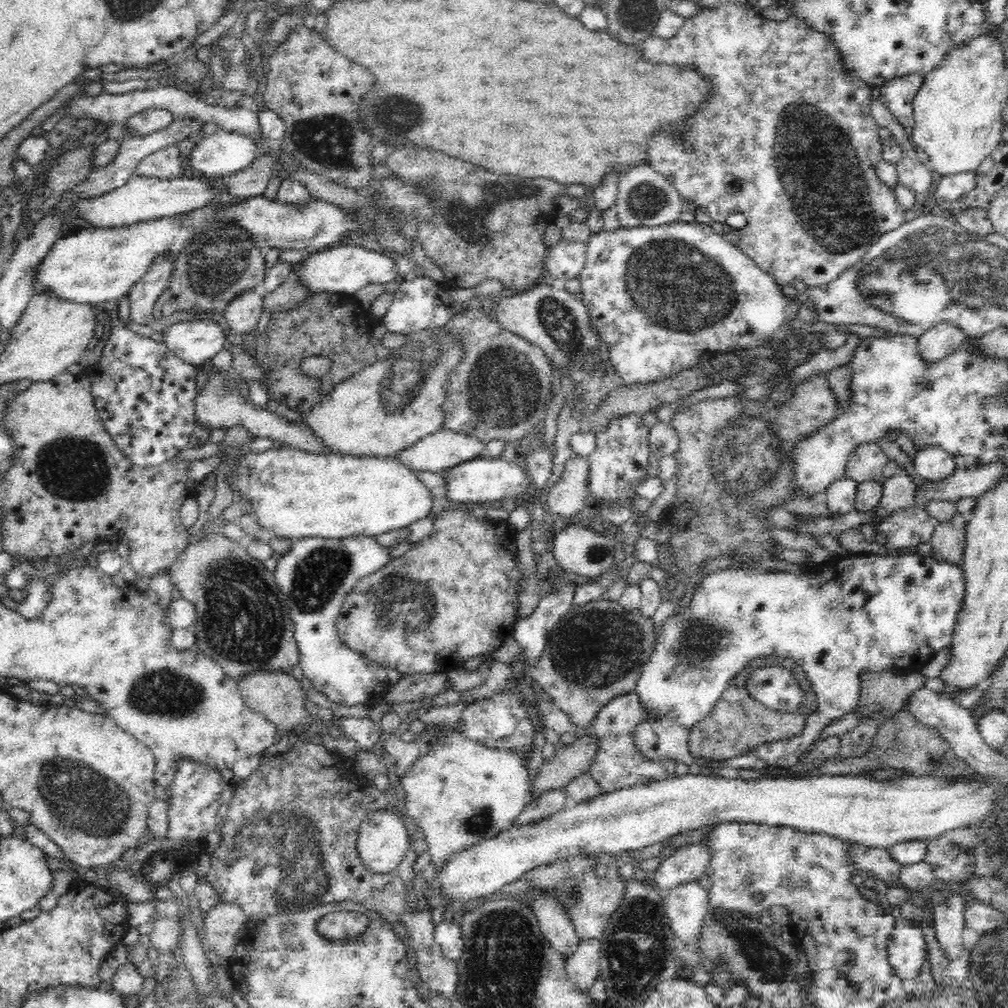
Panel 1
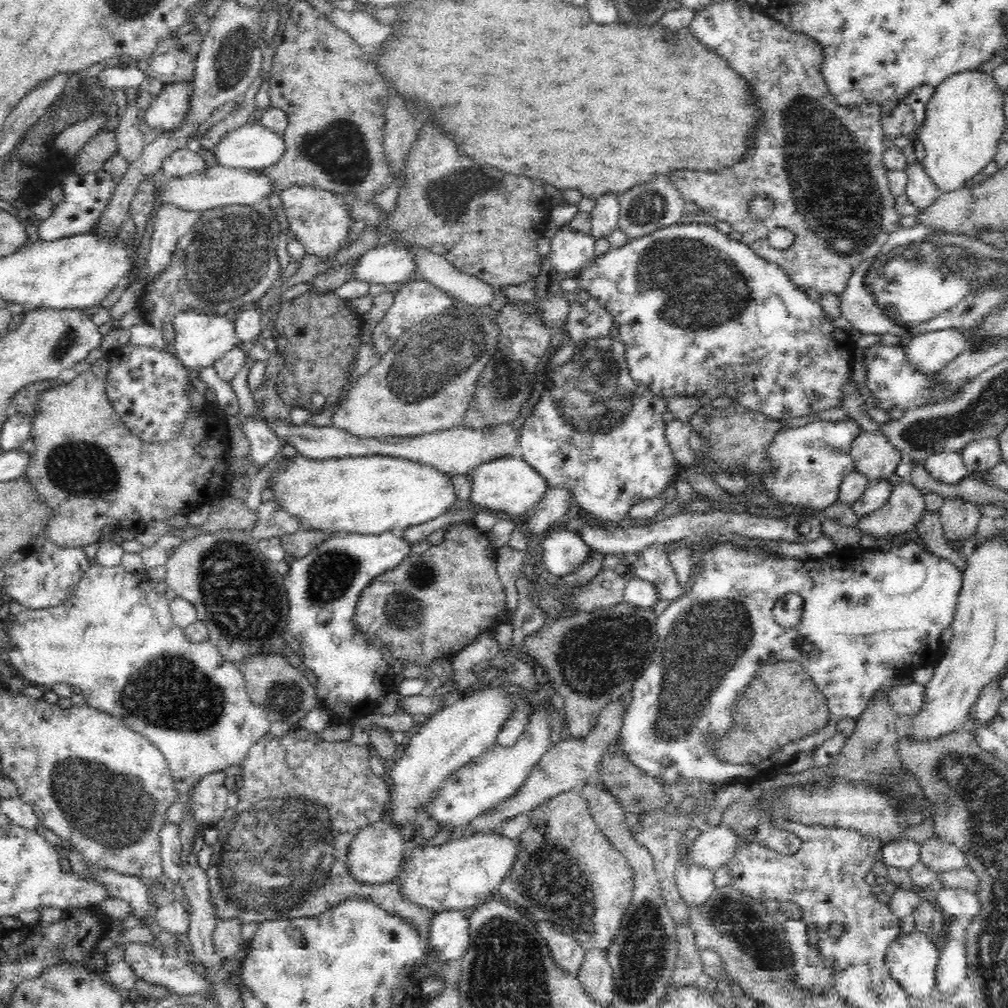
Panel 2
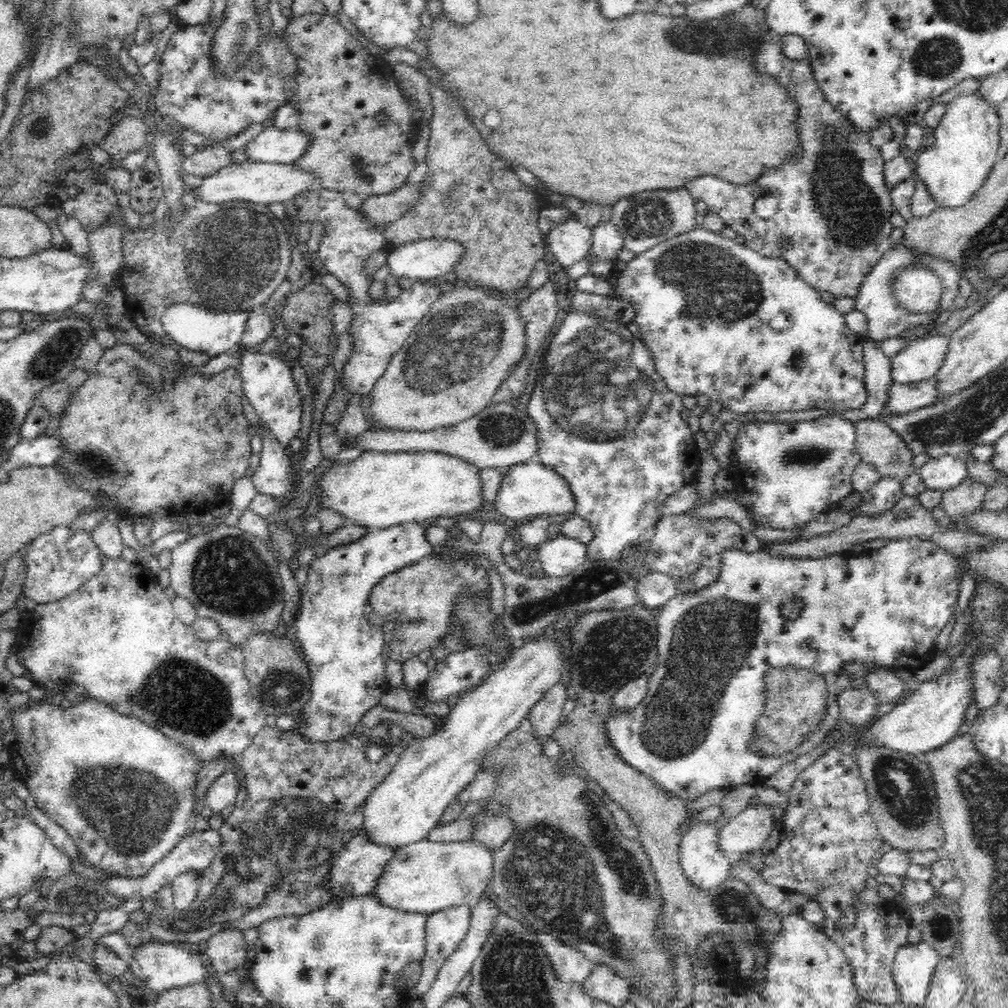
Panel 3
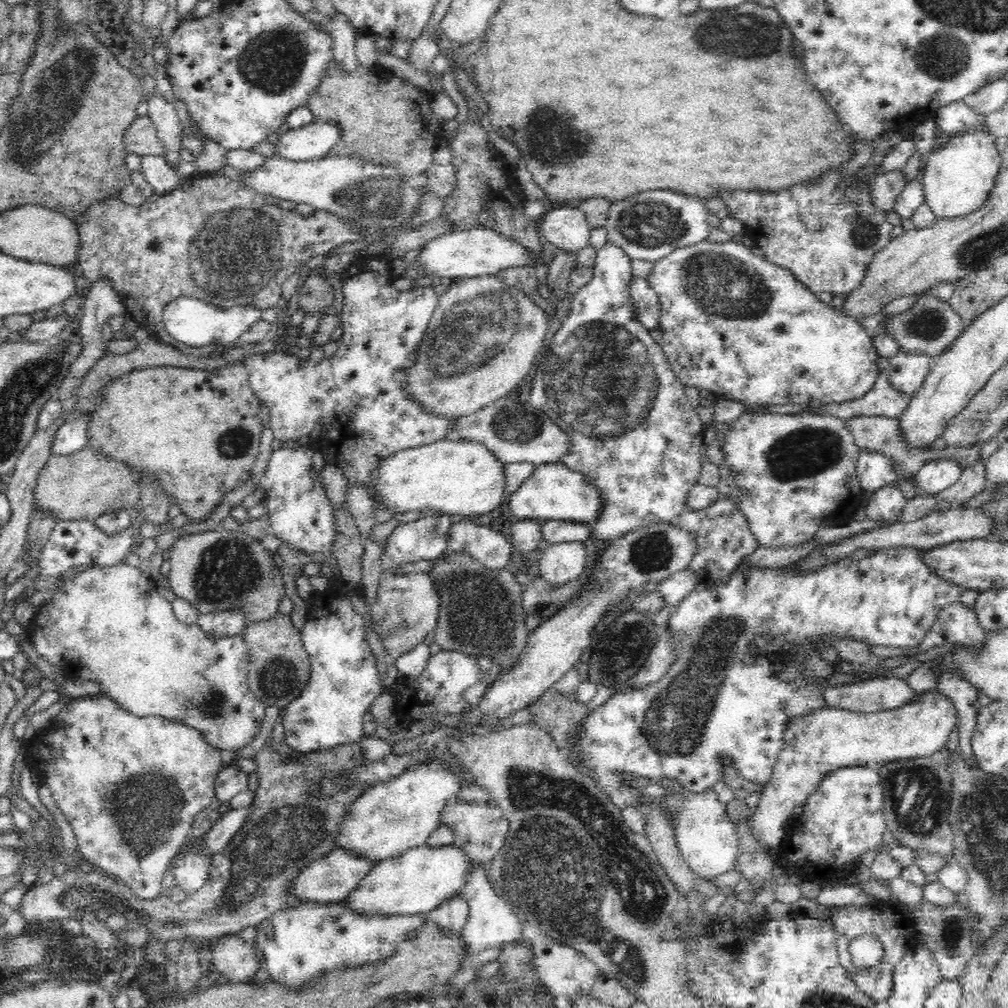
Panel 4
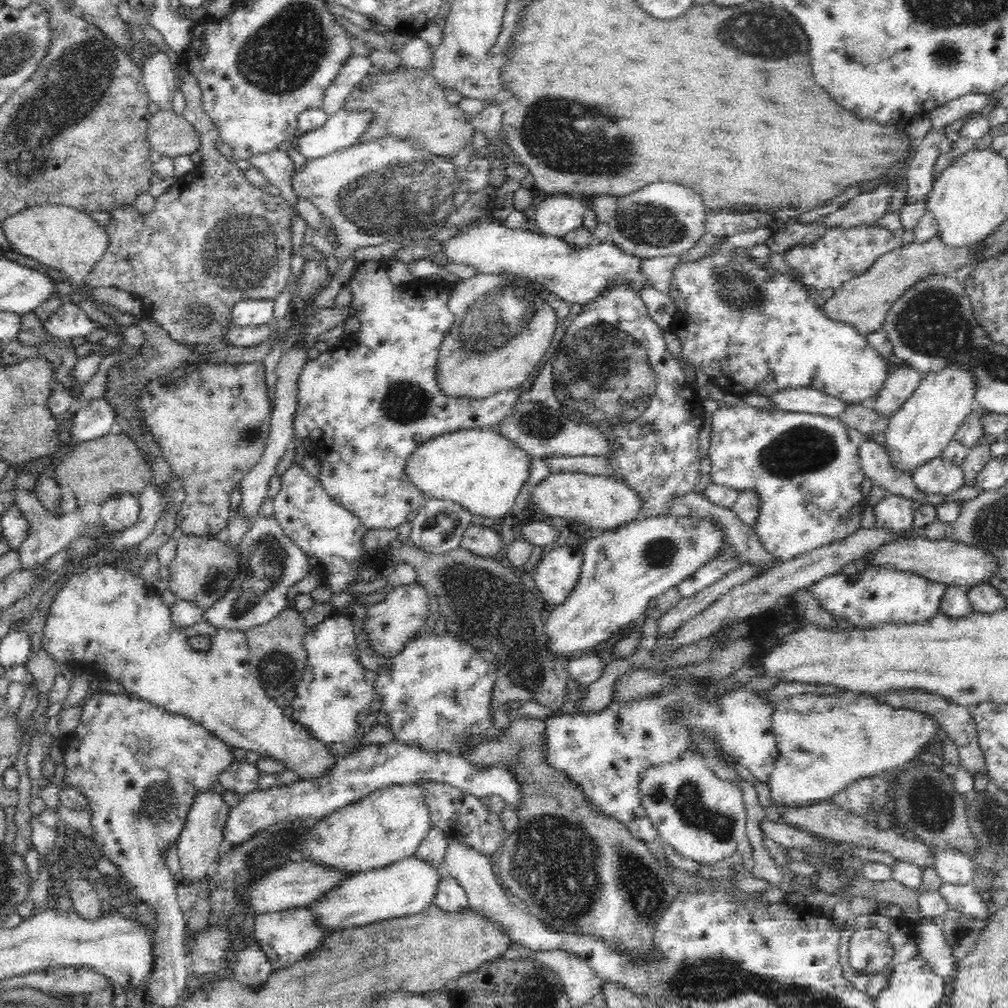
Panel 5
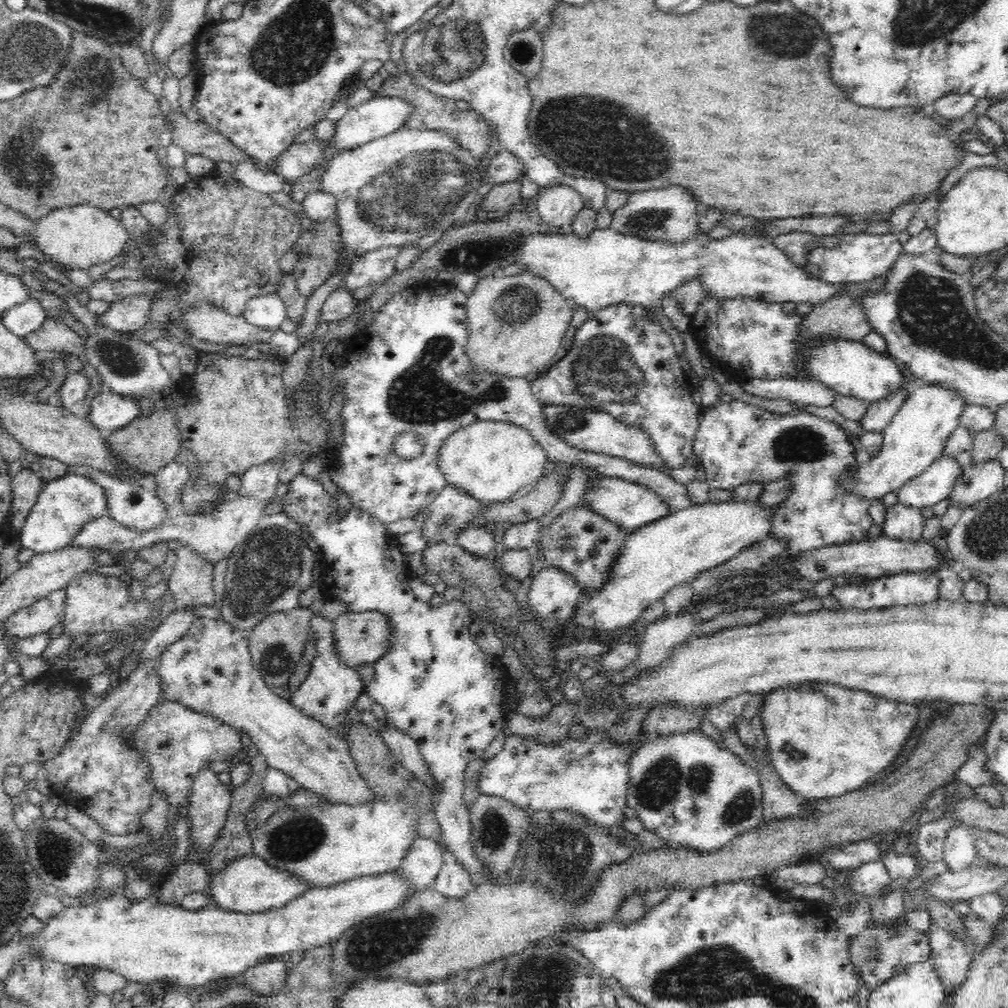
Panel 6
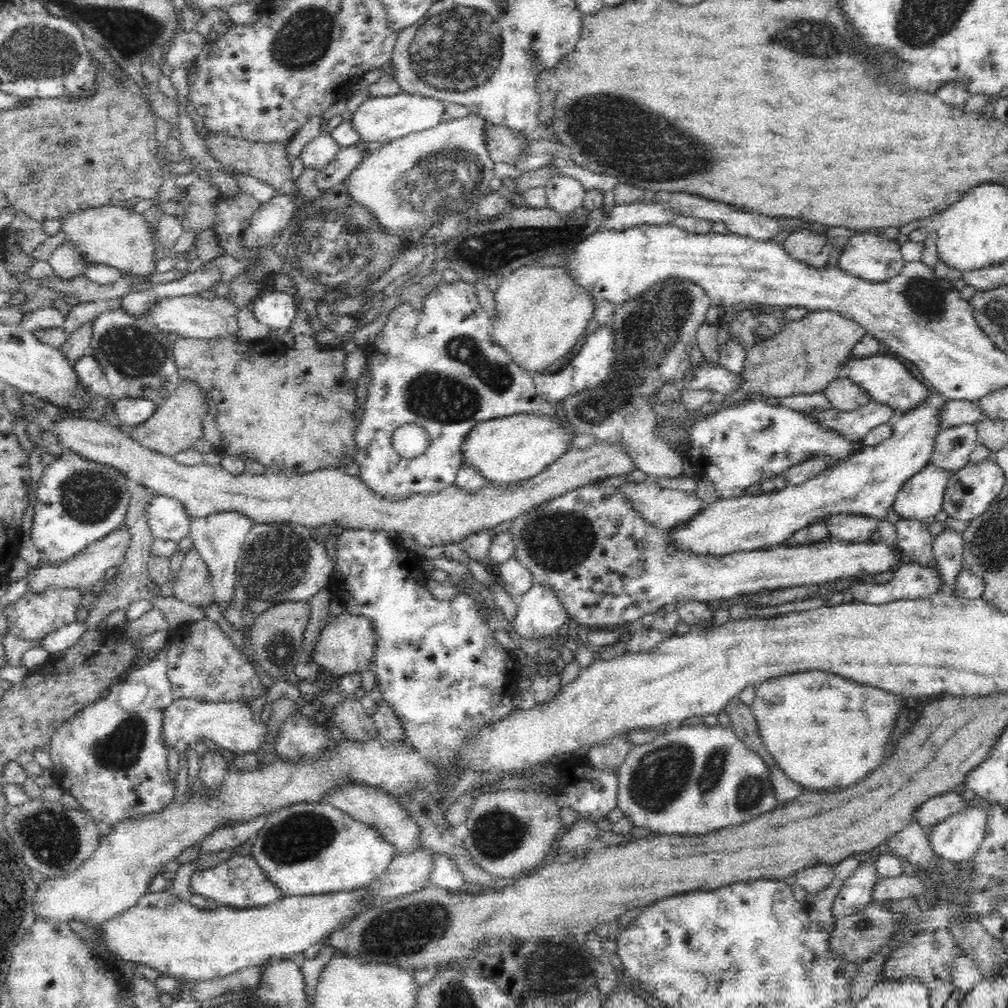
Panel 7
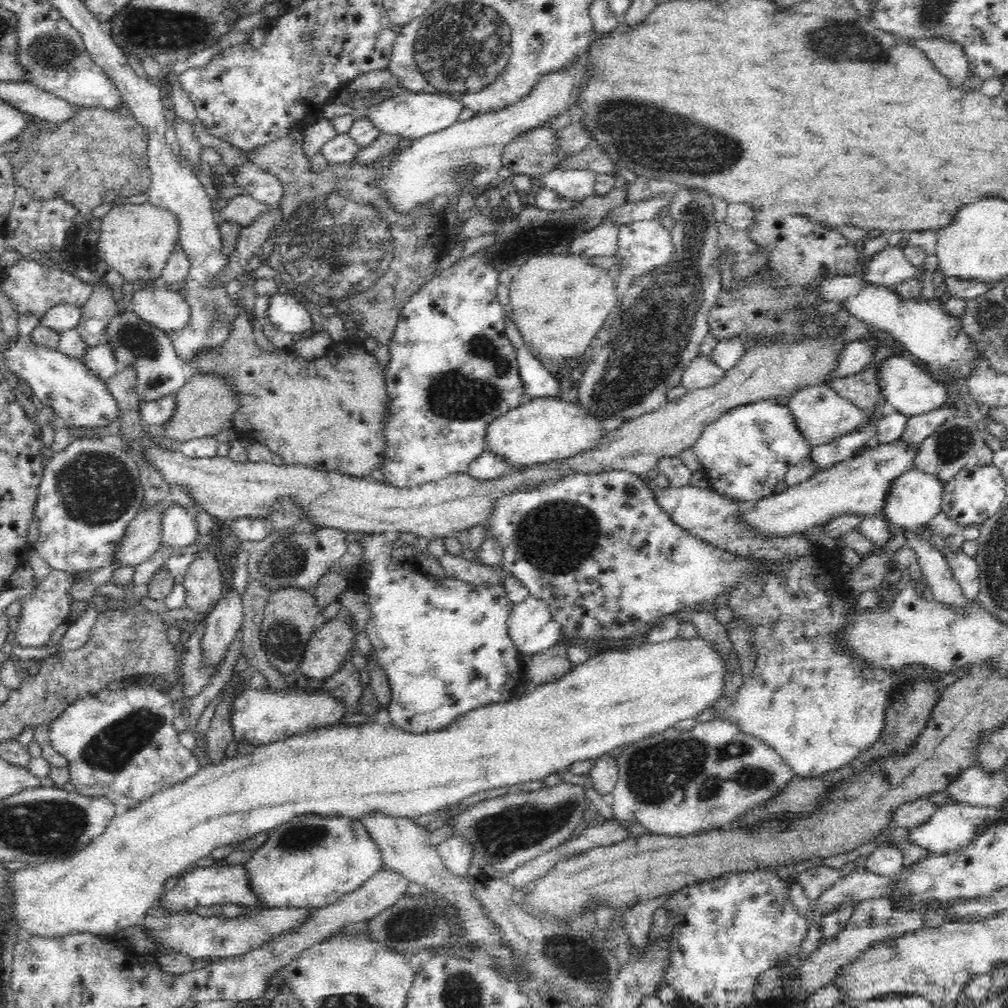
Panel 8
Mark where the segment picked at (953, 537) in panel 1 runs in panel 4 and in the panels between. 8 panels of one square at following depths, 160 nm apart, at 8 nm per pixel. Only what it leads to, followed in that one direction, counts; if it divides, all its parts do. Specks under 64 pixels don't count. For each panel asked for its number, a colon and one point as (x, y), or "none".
2: (960, 518)
3: (967, 497)
4: (971, 482)

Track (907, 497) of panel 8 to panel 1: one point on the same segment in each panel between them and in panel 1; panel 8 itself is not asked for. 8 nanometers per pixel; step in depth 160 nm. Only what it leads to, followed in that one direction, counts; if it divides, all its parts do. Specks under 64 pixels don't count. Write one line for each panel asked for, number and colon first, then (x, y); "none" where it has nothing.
1: (935, 463)
2: (947, 467)
3: (940, 473)
4: (936, 475)
5: (938, 476)
6: (934, 484)
7: (922, 496)

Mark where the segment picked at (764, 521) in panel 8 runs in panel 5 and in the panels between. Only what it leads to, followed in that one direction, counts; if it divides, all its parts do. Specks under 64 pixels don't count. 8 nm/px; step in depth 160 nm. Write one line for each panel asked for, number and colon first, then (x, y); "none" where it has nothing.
5: (623, 570)
6: (674, 550)
7: (866, 483)

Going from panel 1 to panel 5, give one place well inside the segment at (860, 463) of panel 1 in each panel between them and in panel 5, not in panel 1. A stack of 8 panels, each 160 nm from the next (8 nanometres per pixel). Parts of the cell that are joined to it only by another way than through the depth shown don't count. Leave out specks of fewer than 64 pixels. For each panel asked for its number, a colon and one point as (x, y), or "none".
2: (875, 456)
3: (878, 444)
4: (875, 433)
5: (861, 416)

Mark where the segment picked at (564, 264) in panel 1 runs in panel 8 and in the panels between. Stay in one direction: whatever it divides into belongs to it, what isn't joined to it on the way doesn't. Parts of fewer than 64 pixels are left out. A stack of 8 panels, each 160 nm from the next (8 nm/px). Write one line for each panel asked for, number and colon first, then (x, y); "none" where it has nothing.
2: (570, 249)
3: (570, 240)
4: (565, 226)
5: (557, 215)
6: (558, 204)
7: (565, 193)
8: (578, 183)

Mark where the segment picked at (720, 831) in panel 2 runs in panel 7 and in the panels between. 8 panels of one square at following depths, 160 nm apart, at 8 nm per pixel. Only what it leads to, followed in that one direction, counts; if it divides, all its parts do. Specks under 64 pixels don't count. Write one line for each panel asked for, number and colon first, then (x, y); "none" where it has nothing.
3: (748, 831)
4: (817, 743)
5: (825, 741)
6: (825, 740)
7: (823, 730)

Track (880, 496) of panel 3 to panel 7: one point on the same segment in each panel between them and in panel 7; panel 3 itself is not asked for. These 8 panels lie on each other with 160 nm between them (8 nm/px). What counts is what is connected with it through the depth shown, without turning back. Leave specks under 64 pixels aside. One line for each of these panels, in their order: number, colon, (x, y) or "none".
4: (885, 505)
5: (895, 513)
6: (903, 523)
7: (915, 541)

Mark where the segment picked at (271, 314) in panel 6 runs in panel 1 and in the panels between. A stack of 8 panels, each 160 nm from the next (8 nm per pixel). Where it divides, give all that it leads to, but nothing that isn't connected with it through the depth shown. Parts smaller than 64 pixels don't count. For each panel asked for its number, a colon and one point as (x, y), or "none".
1: (194, 341)
2: (200, 338)
3: (194, 327)
4: (192, 321)
5: (248, 311)

